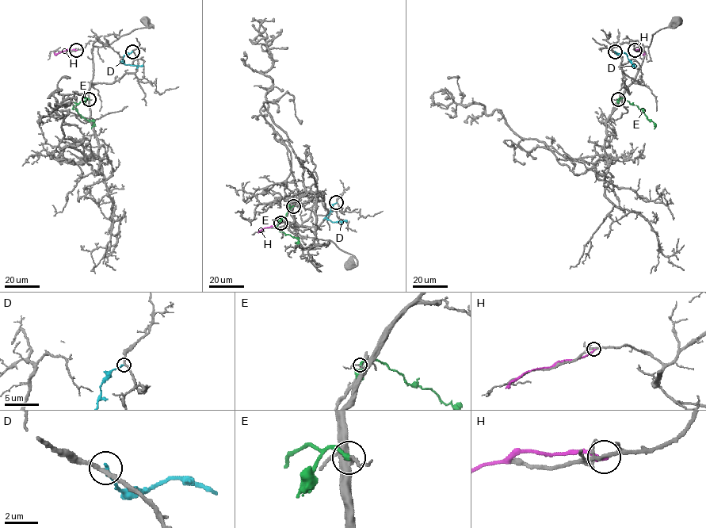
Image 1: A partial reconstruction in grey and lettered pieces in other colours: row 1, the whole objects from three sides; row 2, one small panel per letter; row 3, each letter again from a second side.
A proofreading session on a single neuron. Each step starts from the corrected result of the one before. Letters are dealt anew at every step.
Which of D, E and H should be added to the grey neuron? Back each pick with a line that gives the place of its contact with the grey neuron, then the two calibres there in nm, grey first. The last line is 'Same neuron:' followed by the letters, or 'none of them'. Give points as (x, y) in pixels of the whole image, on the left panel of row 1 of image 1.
Same neuron: none of them

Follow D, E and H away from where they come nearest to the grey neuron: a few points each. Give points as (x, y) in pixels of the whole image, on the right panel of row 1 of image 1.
D: (615, 51), (625, 53), (634, 66)
E: (618, 99), (623, 98), (641, 109), (655, 125), (654, 128)
H: (635, 50), (639, 50), (643, 55), (644, 52)

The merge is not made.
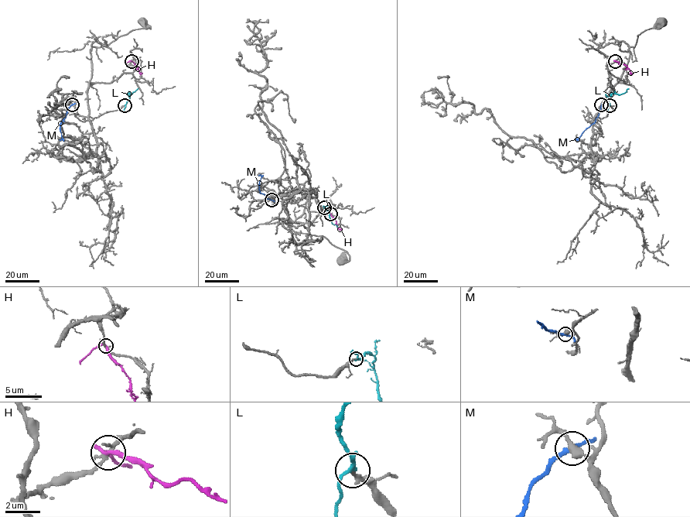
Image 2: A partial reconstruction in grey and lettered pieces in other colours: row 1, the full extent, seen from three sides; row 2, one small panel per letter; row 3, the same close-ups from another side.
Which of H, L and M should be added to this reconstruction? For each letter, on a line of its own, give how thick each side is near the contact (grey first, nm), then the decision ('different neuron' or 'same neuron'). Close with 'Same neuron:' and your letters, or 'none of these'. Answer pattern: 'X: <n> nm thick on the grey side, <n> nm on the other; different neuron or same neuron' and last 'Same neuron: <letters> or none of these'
H: 180 nm thick on the grey side, 240 nm on the other; different neuron
L: 190 nm thick on the grey side, 180 nm on the other; same neuron
M: 360 nm thick on the grey side, 240 nm on the other; different neuron
Same neuron: L

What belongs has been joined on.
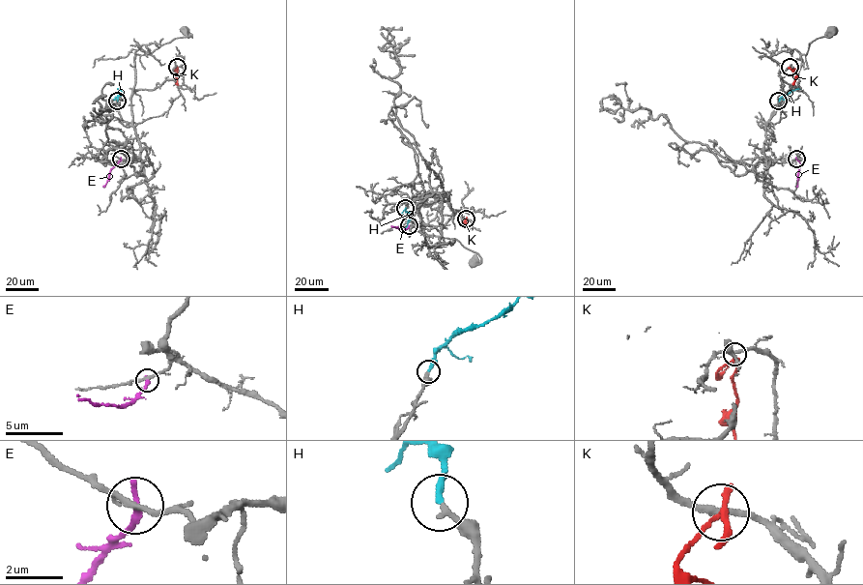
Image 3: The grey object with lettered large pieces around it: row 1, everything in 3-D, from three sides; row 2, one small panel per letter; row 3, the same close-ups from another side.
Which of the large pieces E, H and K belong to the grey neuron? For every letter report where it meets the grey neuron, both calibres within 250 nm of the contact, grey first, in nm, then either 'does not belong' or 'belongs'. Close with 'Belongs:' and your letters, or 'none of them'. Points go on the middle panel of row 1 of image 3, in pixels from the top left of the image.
E: meets grey at (409, 225); 150 nm thick on the grey side, 280 nm on the other; does not belong
H: meets grey at (405, 208); 280 nm thick on the grey side, 220 nm on the other; belongs
K: meets grey at (466, 219); 220 nm thick on the grey side, 100 nm on the other; does not belong
Belongs: H

